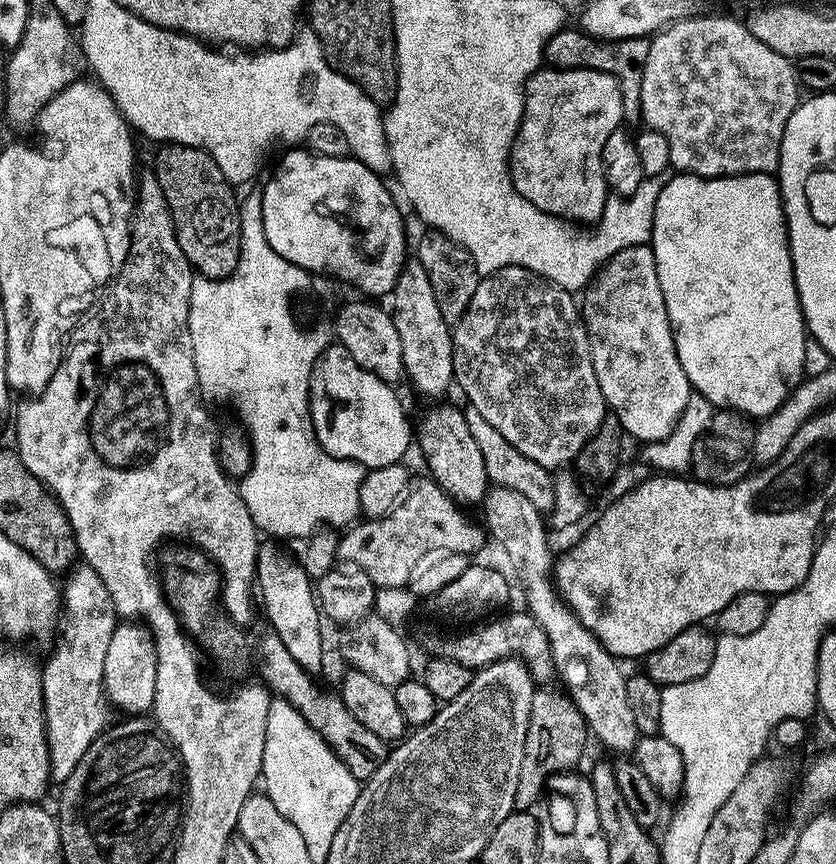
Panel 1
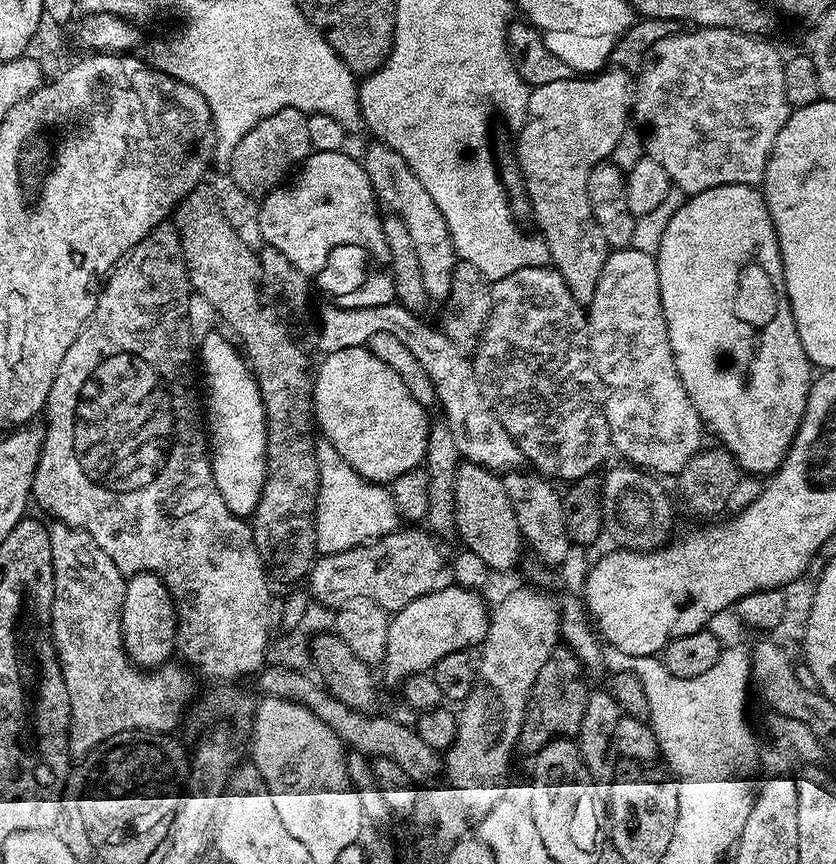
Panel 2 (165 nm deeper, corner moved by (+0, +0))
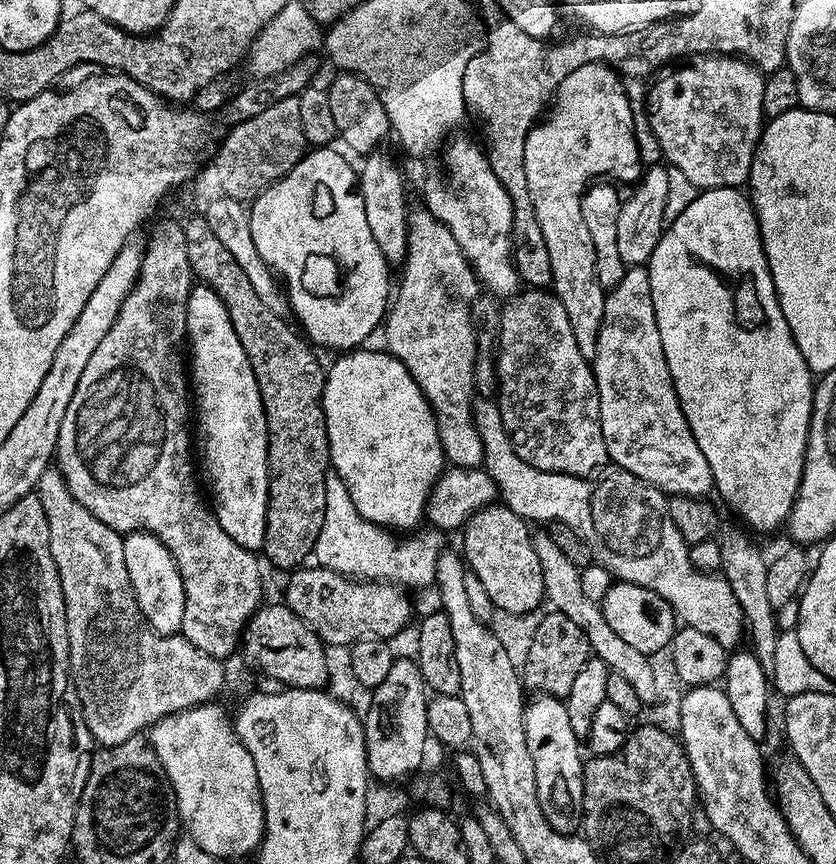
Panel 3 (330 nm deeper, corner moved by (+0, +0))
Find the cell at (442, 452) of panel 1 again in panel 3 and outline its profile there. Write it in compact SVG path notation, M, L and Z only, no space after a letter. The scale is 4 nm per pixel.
M495 502L487 508L477 508L475 514L468 519L462 529L464 548L462 556L467 567L476 575L478 582L486 586L486 594L490 594L493 609L504 611L504 614L524 614L535 606L539 600L545 599L542 582L542 566L538 566L538 554L534 554L532 545L533 533L528 532L529 521L522 519L514 510L510 510L502 502Z

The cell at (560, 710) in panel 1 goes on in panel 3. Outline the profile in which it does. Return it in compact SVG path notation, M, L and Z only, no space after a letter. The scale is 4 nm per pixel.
M552 612L544 625L537 627L530 646L530 654L522 666L522 683L537 697L566 698L578 678L578 670L590 659L587 636L577 623L561 613Z

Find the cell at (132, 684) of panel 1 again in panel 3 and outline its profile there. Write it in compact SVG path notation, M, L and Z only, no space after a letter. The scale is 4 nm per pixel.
M129 532L123 537L123 541L126 574L130 574L130 586L134 586L134 598L145 624L159 636L177 635L182 629L186 594L176 560L170 550L166 550L163 542L148 532Z

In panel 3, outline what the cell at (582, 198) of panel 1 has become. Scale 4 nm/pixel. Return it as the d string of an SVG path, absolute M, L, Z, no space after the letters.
M593 62L578 66L573 72L568 73L566 78L560 80L550 101L546 117L532 125L532 129L524 140L526 186L530 190L530 202L534 206L534 214L538 218L538 226L542 230L546 250L550 250L550 270L552 271L550 288L562 302L562 306L566 306L566 314L570 318L570 328L574 330L578 350L582 350L582 354L589 358L596 354L596 339L604 317L606 289L598 282L594 242L590 238L590 230L586 230L580 200L584 197L584 189L589 184L603 177L600 176L603 172L608 172L615 166L620 139L623 136L633 135L632 104L624 93L624 87L626 87L625 81L621 79L616 69L609 65Z

